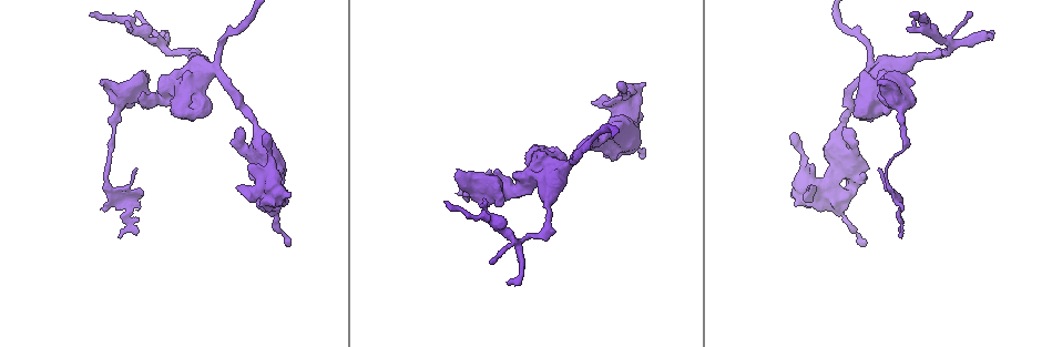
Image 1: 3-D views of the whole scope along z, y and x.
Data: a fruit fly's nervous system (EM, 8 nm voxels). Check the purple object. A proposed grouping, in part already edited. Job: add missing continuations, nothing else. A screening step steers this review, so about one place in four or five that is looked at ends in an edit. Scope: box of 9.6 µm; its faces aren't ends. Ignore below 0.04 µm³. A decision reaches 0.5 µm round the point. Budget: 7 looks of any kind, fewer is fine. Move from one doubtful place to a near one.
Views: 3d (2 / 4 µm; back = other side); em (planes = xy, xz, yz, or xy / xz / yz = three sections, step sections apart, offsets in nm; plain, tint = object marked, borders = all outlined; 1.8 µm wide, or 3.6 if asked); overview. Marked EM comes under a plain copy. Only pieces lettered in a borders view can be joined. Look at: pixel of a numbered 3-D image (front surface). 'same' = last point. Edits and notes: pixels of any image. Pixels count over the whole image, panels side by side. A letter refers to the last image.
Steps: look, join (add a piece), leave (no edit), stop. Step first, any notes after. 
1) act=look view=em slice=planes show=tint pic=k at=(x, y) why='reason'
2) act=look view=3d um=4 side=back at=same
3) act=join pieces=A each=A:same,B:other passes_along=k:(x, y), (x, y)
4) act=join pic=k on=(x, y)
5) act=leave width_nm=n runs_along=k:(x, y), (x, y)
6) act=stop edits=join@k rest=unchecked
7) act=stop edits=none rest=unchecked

act=look view=3d um=4 side=back pic=1 at=(812, 187) why='branch stops here'

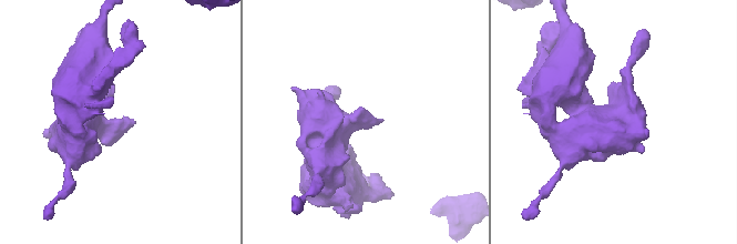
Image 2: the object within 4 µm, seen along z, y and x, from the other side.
act=look view=em slice=xy step=16 show=borders pic=2 at=(134, 121) why='need the tissue'

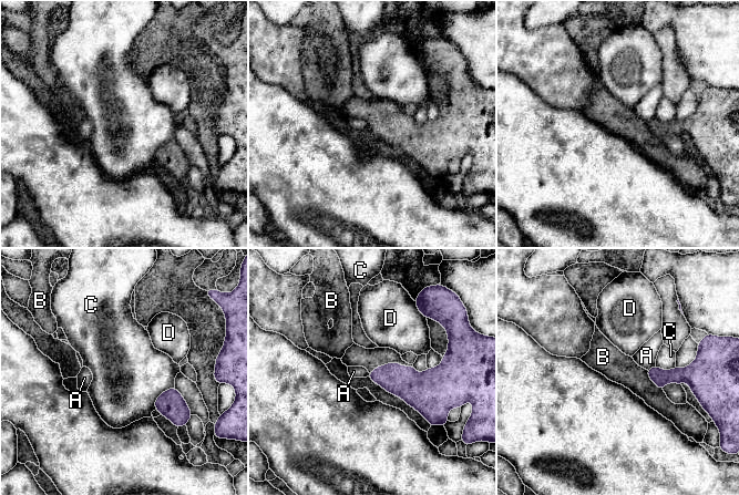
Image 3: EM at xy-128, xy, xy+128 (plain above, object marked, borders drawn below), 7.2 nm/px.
act=look view=em slice=planes show=borders at=same why='another direction'

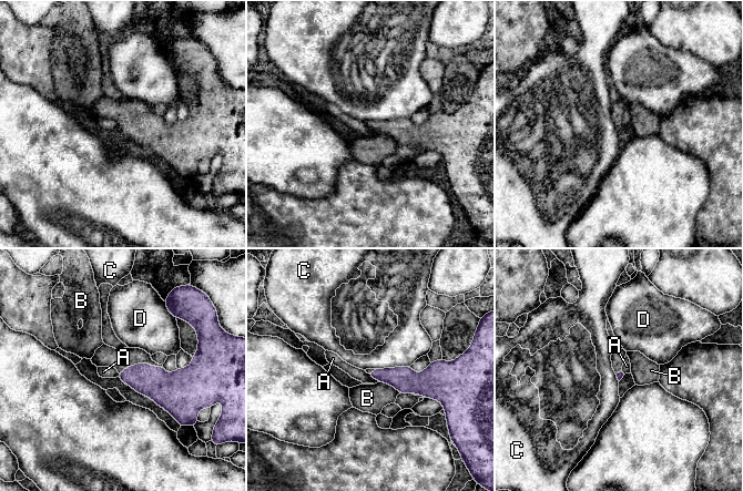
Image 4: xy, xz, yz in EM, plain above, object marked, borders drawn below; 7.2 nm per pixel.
act=leave each=A:other,B:other,C:other,D:other runs_along=4:(437, 367), (426, 378), (373, 374) found='none of them fits'

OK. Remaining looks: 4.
act=look view=3d um=2 pic=1 at=(118, 237) why='tapers out'

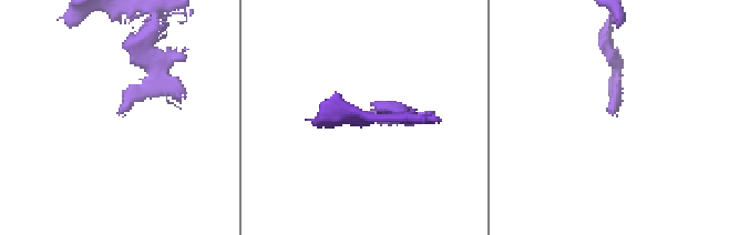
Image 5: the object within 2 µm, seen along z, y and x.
act=look view=em slice=yz step=16 show=tint pic=5 at=(117, 113)

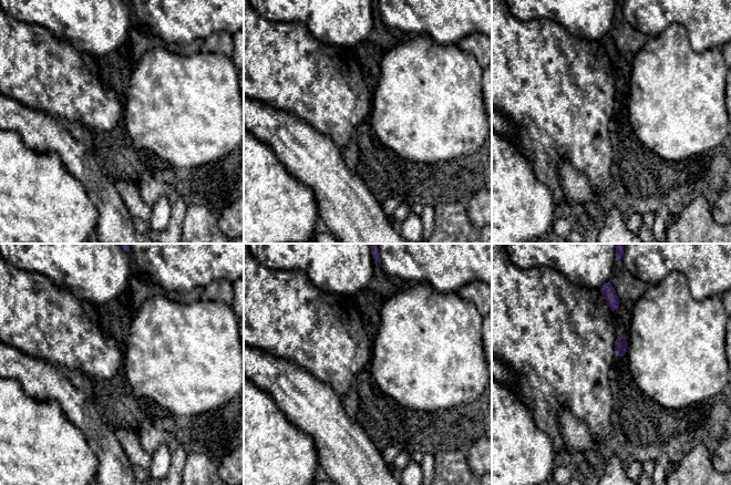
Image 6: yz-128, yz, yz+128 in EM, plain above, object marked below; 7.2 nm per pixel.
act=look view=em slice=xy step=4 show=borders at=same why='another direction'

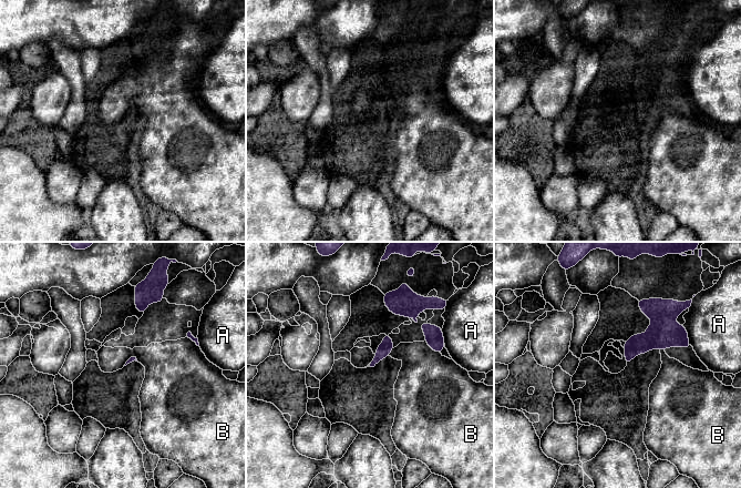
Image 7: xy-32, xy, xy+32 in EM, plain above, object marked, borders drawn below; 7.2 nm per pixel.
act=leave longest_contact=B:160nm each=A:other,B:other found='no lettered piece goes on from it'

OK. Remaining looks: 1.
act=stop edits=none rest=unchecked

